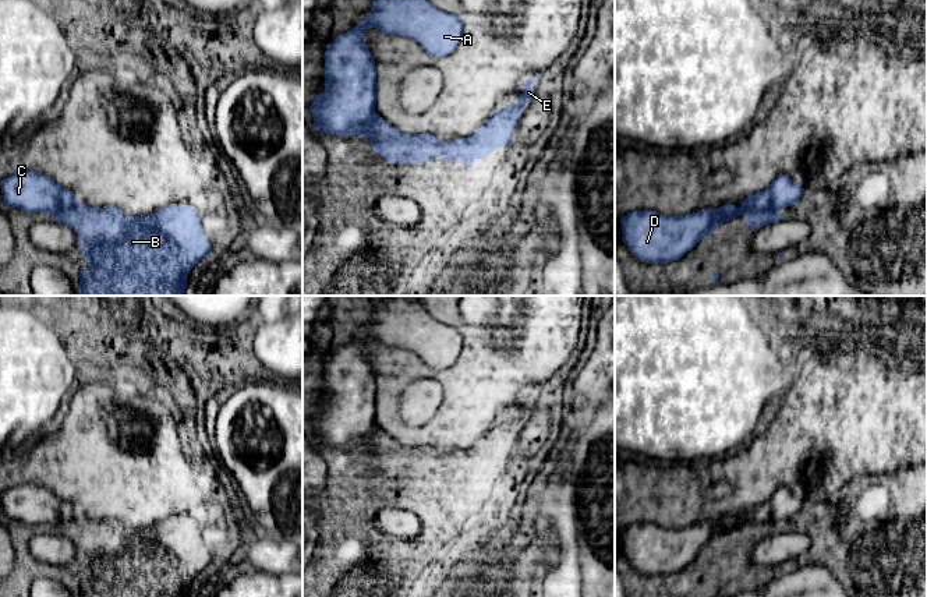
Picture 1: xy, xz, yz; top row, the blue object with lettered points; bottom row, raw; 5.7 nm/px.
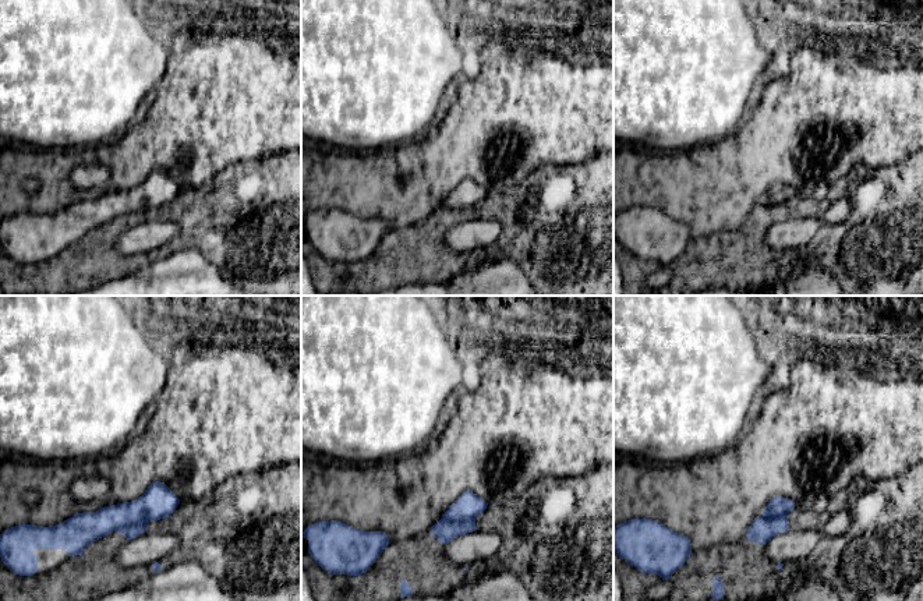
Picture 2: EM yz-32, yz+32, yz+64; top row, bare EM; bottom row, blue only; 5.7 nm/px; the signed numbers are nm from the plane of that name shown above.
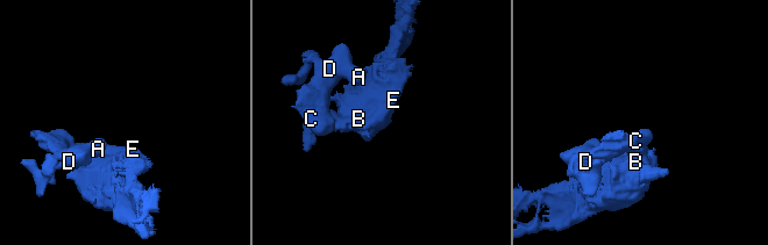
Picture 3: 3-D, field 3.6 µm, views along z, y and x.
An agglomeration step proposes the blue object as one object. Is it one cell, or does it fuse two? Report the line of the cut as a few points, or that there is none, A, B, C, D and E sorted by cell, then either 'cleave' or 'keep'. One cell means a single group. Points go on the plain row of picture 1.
cut in yz along (778, 520), (742, 526); A C D / B E; cleave

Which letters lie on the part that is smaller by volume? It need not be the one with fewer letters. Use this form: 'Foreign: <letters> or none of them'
Foreign: A, C, D

